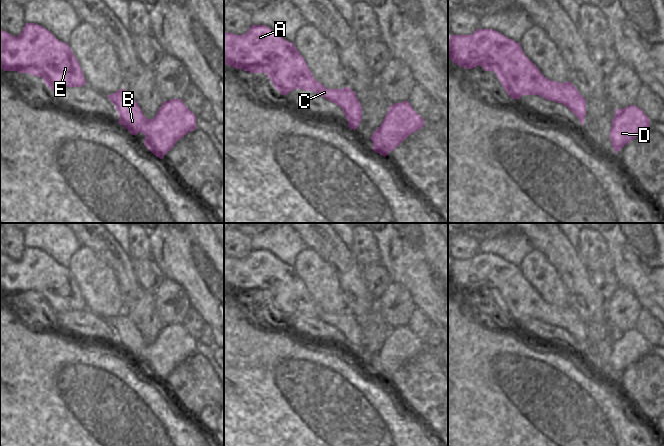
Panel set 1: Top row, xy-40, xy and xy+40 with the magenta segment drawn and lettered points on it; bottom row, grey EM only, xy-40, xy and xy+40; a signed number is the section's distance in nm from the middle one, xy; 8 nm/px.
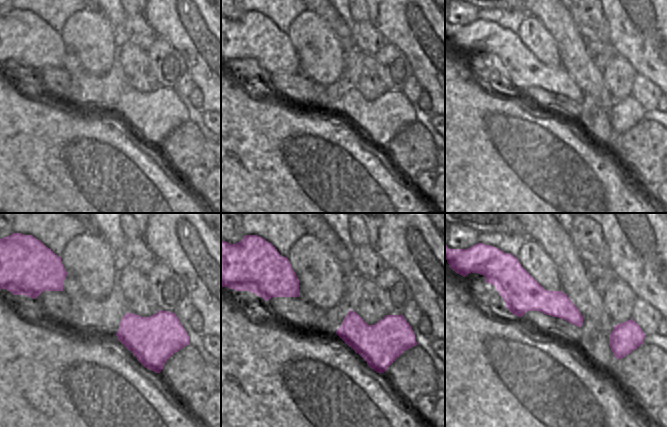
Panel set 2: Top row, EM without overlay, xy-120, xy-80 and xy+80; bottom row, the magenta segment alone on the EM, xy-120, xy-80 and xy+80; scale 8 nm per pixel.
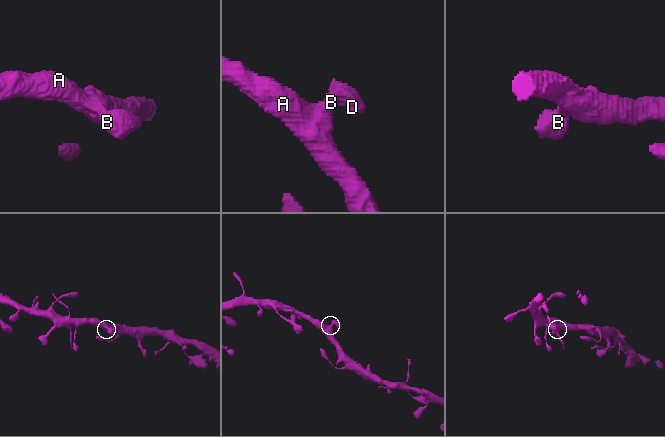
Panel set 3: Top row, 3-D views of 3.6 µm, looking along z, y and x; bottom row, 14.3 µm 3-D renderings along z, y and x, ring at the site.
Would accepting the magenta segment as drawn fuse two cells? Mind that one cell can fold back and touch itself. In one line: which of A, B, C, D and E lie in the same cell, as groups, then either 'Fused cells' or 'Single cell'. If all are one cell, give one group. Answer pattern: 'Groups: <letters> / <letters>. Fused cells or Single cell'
Groups: A B C D E. Single cell.

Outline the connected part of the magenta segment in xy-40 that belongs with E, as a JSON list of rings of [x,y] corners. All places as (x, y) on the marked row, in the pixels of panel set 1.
[[[26,23],[17,37],[0,29],[0,69],[41,77],[52,91],[86,85],[80,64],[68,43],[59,41],[50,31],[35,23]]]

